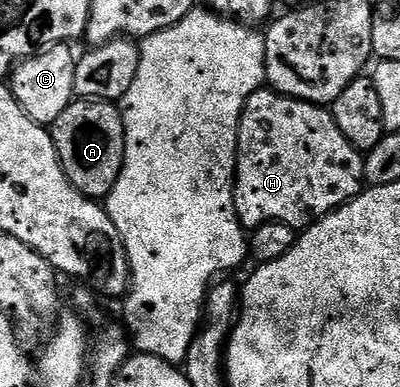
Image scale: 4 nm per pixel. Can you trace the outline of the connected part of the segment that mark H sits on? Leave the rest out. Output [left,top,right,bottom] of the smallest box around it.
[233,88,365,232]

